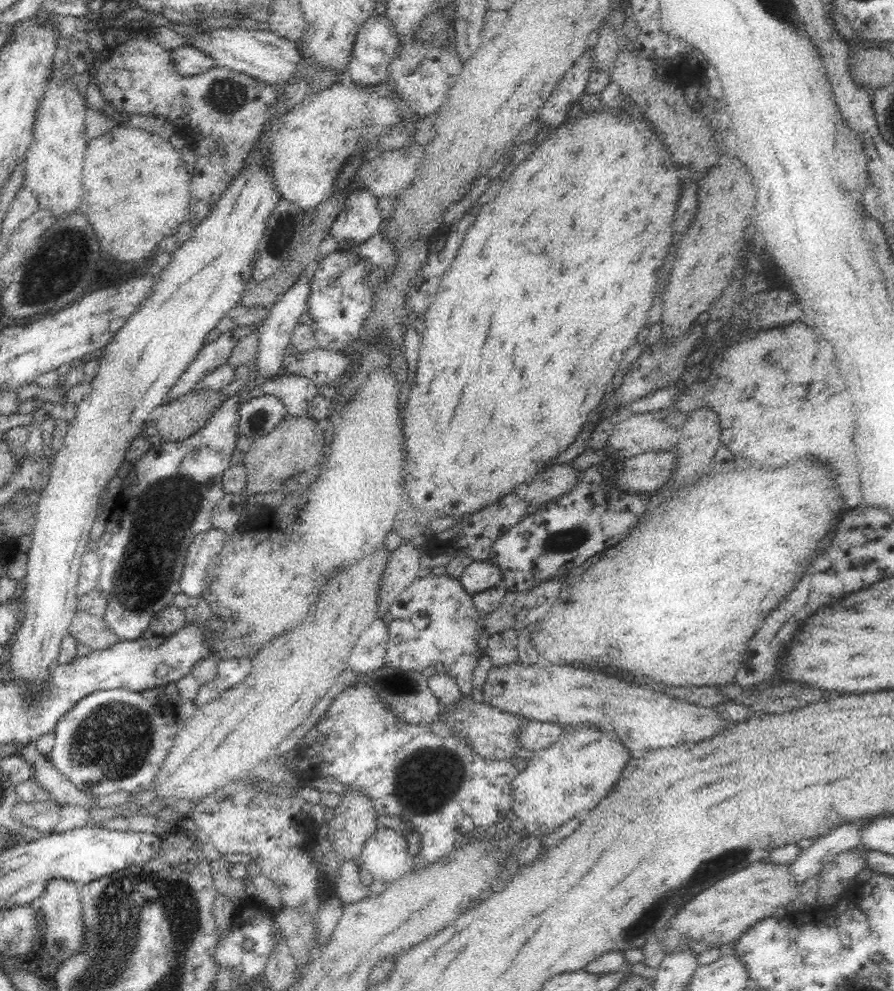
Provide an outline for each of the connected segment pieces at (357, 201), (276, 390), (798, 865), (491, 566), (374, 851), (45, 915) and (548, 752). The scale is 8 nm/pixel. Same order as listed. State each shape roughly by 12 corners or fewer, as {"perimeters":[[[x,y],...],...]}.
{"perimeters":[[[366,188],[348,195],[329,235],[361,243],[381,230],[376,196]],[[281,373],[252,390],[284,403],[288,416],[307,414],[319,386]],[[862,820],[817,838],[789,866],[797,886],[861,843]],[[472,561],[459,576],[476,594],[502,583],[492,561]],[[378,826],[359,864],[387,884],[413,870],[404,834]],[[52,878],[38,899],[42,951],[62,964],[84,948],[79,888]],[[566,726],[512,782],[513,811],[540,838],[592,810],[628,748]]]}

